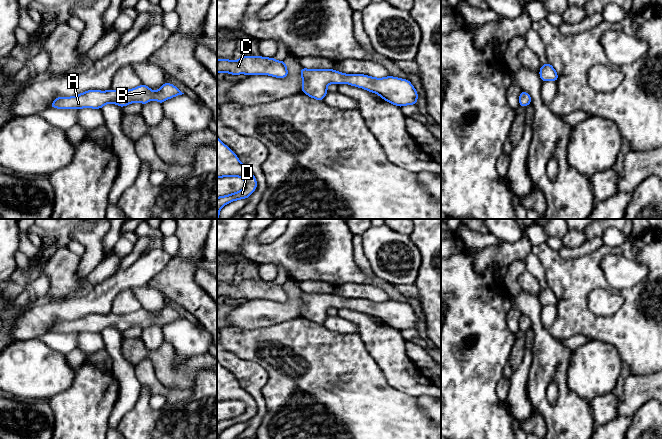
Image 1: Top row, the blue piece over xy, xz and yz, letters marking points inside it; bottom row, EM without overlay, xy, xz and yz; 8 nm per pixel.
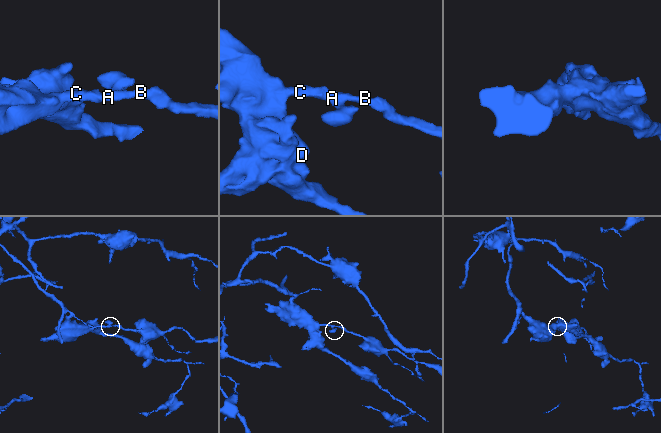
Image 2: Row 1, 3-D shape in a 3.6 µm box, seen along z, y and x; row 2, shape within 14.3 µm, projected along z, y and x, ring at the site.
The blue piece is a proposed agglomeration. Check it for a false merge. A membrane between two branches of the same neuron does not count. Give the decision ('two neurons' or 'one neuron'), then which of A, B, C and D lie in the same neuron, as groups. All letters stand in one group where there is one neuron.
one neuron; A B C D

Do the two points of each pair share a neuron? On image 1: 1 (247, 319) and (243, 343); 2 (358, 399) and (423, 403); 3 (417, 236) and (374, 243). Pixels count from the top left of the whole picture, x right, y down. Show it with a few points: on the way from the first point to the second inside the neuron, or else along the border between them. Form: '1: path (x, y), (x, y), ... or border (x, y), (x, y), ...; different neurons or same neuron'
1: border (228, 324), (246, 328), (268, 326); different neurons
2: border (417, 398), (417, 404), (430, 417); different neurons
3: border (408, 235), (418, 249), (420, 258); different neurons

